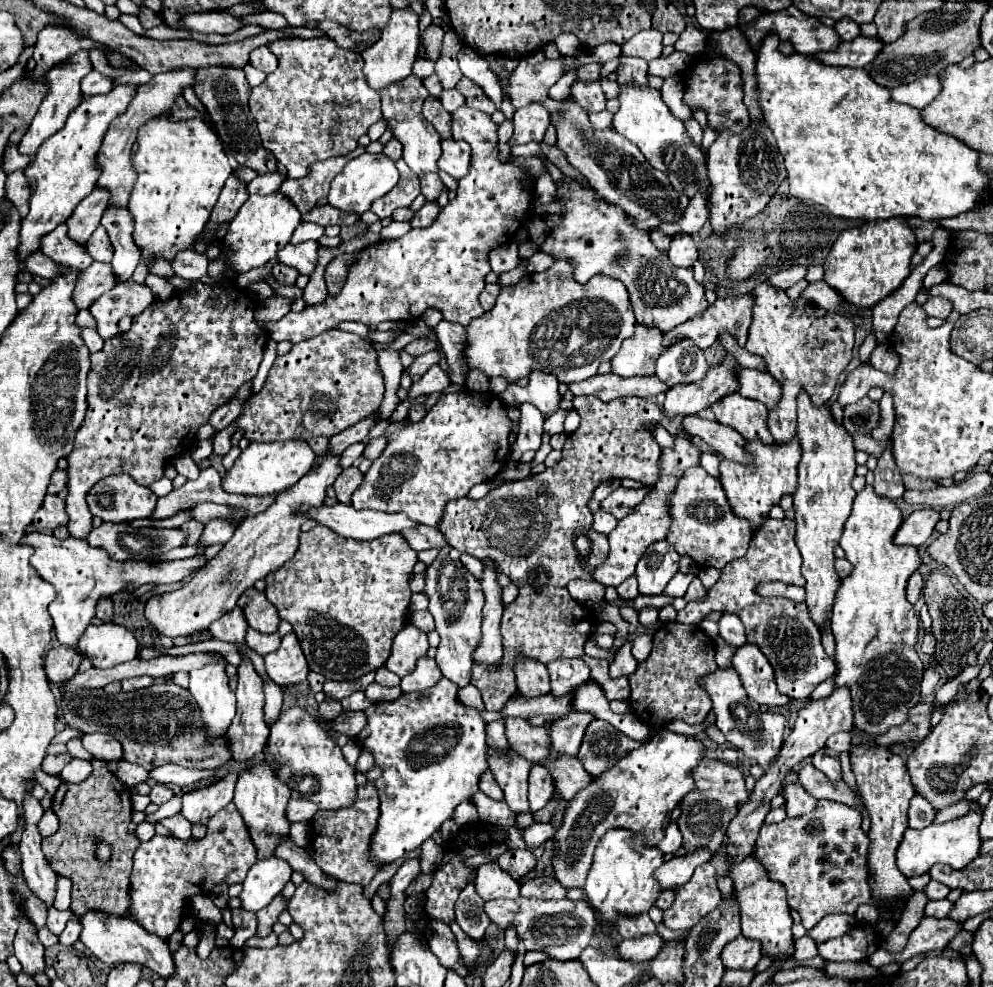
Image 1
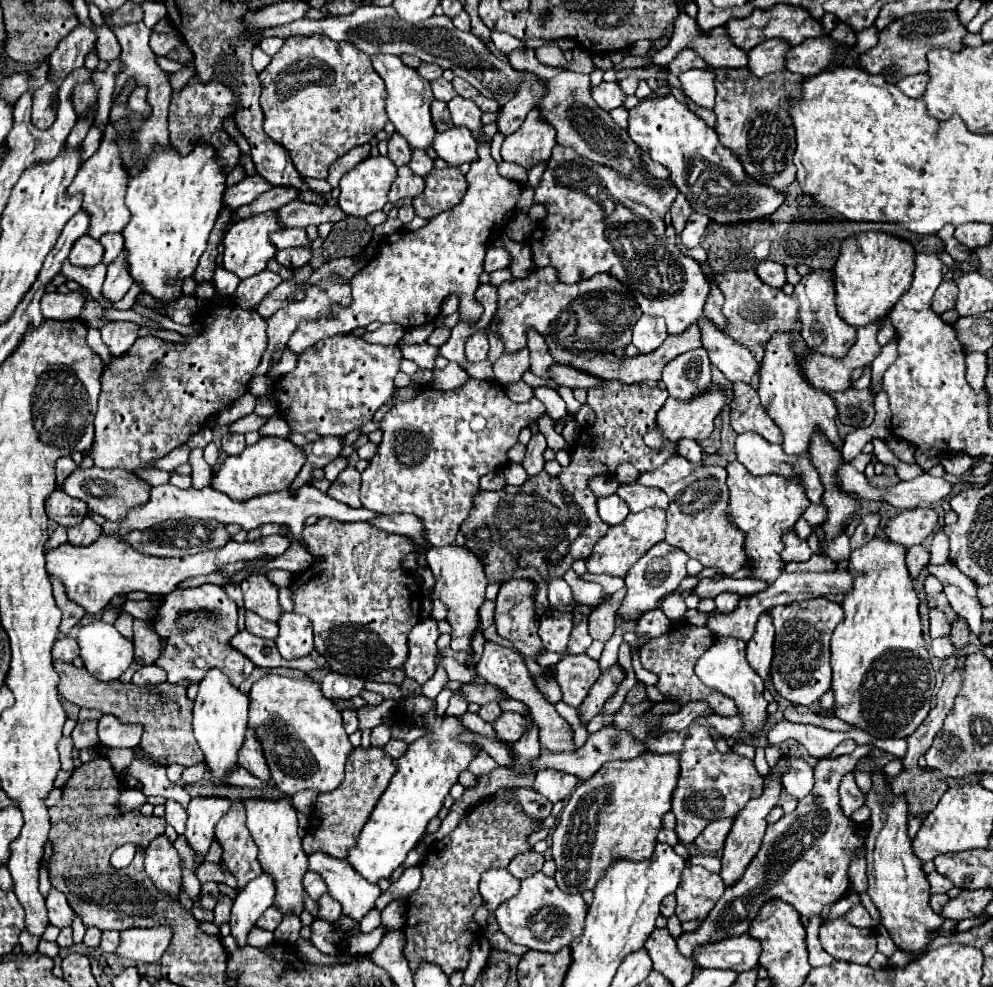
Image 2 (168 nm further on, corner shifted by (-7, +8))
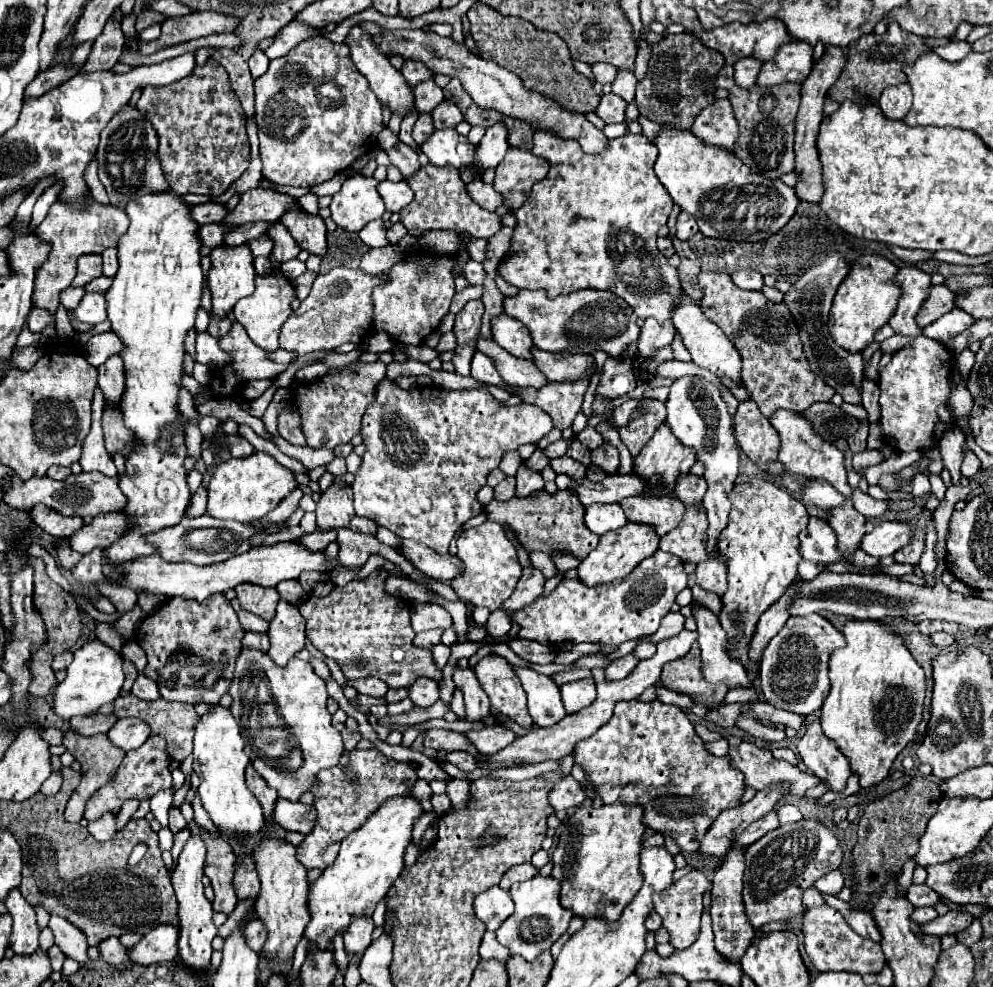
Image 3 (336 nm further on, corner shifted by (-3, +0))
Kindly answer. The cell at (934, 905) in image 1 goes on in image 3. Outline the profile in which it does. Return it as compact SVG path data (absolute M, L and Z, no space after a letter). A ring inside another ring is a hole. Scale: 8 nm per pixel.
M923 906L923 908L915 908L913 910L913 920L919 924L931 922L933 918L937 918L937 910L933 906Z

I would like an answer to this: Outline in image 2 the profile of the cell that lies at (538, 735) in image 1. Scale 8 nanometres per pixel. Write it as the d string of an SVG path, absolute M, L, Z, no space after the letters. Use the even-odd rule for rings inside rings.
M503 712L495 722L493 722L493 730L497 740L501 742L517 742L517 738L521 738L521 732L525 732L525 718L523 714L515 714L515 712Z

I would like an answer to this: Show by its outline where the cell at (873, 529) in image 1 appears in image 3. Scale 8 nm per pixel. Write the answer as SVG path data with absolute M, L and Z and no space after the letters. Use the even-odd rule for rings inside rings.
M849 620L843 628L843 636L847 644L835 650L829 658L831 690L821 708L821 728L849 758L851 770L859 774L861 788L869 788L889 774L897 754L915 738L925 702L925 670L891 624L877 620Z

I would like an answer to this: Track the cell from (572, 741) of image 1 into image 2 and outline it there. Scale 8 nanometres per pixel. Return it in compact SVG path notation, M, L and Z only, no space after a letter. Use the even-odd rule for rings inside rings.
M613 664L609 670L601 672L599 680L589 690L589 696L579 706L579 710L581 710L581 722L583 724L587 724L591 718L595 718L599 714L599 710L605 704L605 700L615 694L615 690L617 690L617 686L621 684L623 678L625 678L625 672L623 672L623 668L619 664Z

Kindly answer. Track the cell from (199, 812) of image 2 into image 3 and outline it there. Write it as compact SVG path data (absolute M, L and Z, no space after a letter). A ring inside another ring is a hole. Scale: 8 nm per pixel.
M191 836L185 844L185 848L179 854L179 862L175 872L171 874L171 882L177 894L177 902L179 902L179 922L181 922L181 936L179 936L179 956L181 960L197 970L203 970L209 960L211 960L211 940L217 934L217 928L213 924L213 906L211 902L205 898L203 894L203 866L205 866L205 842L201 842L201 838Z

